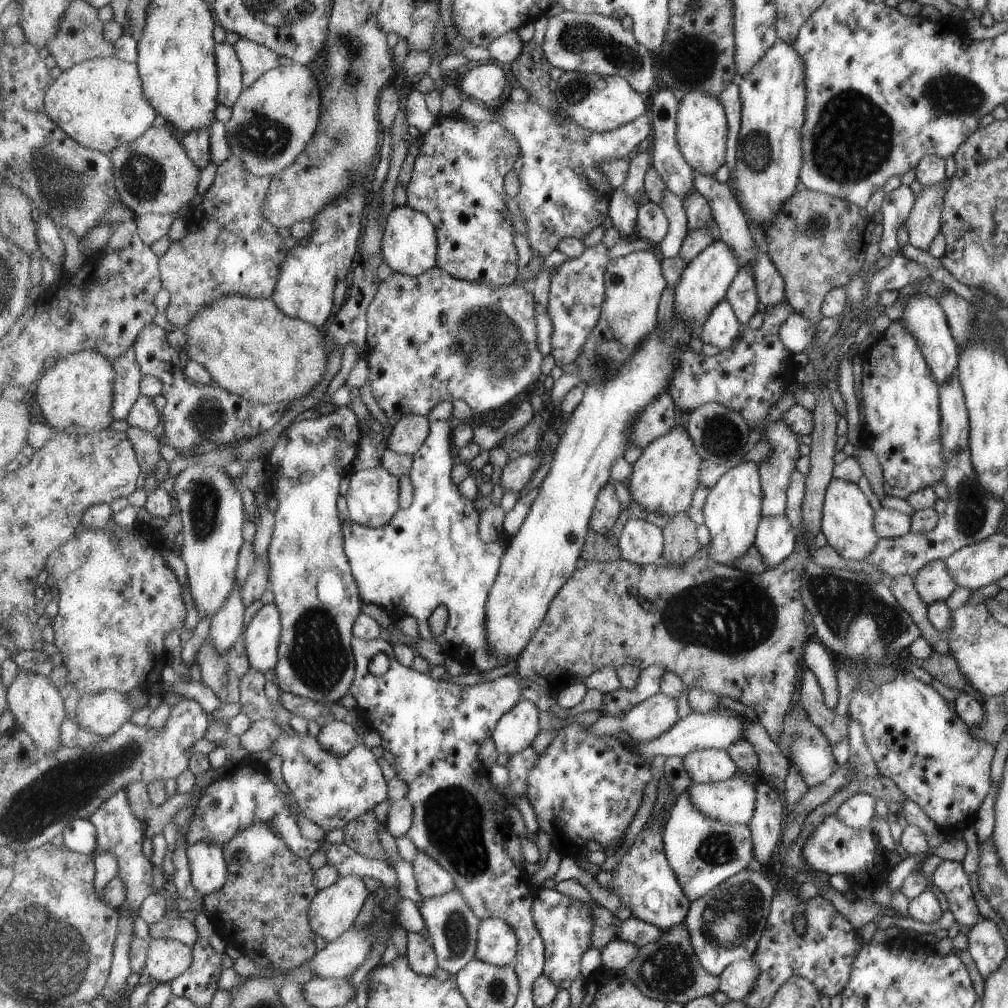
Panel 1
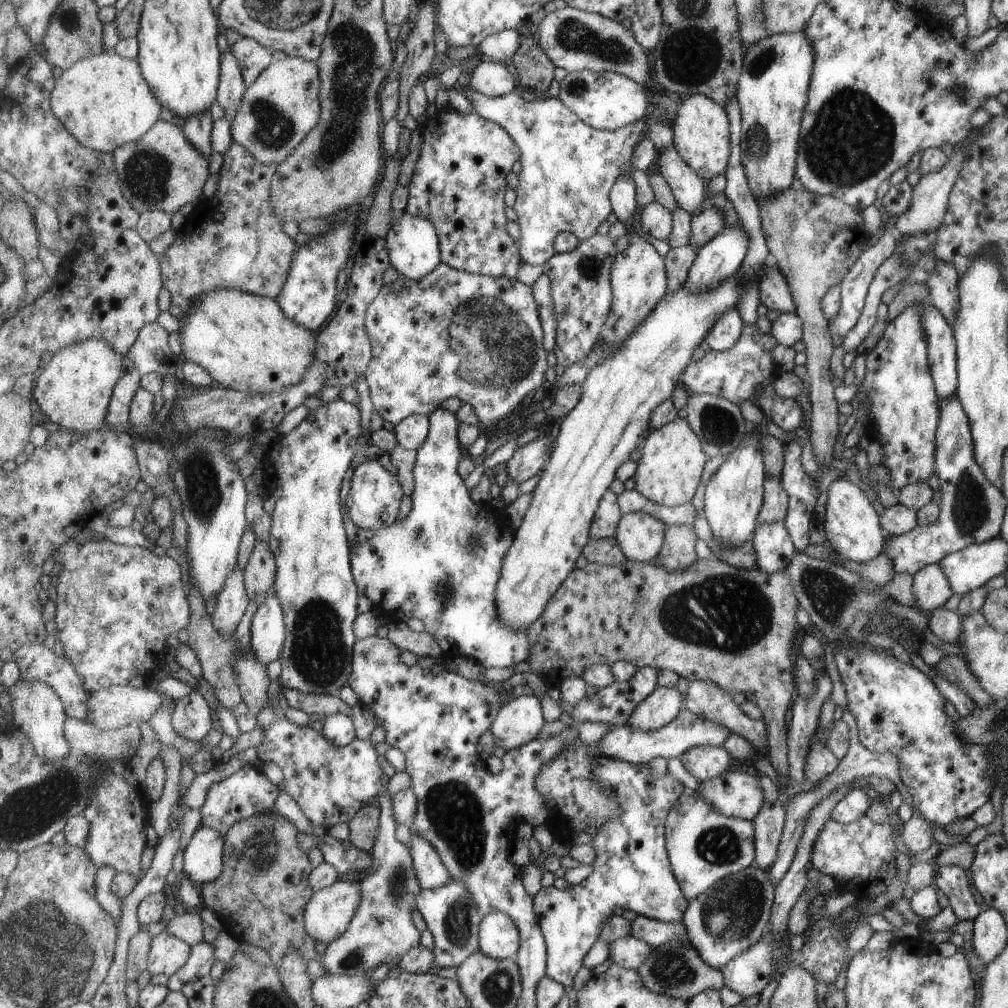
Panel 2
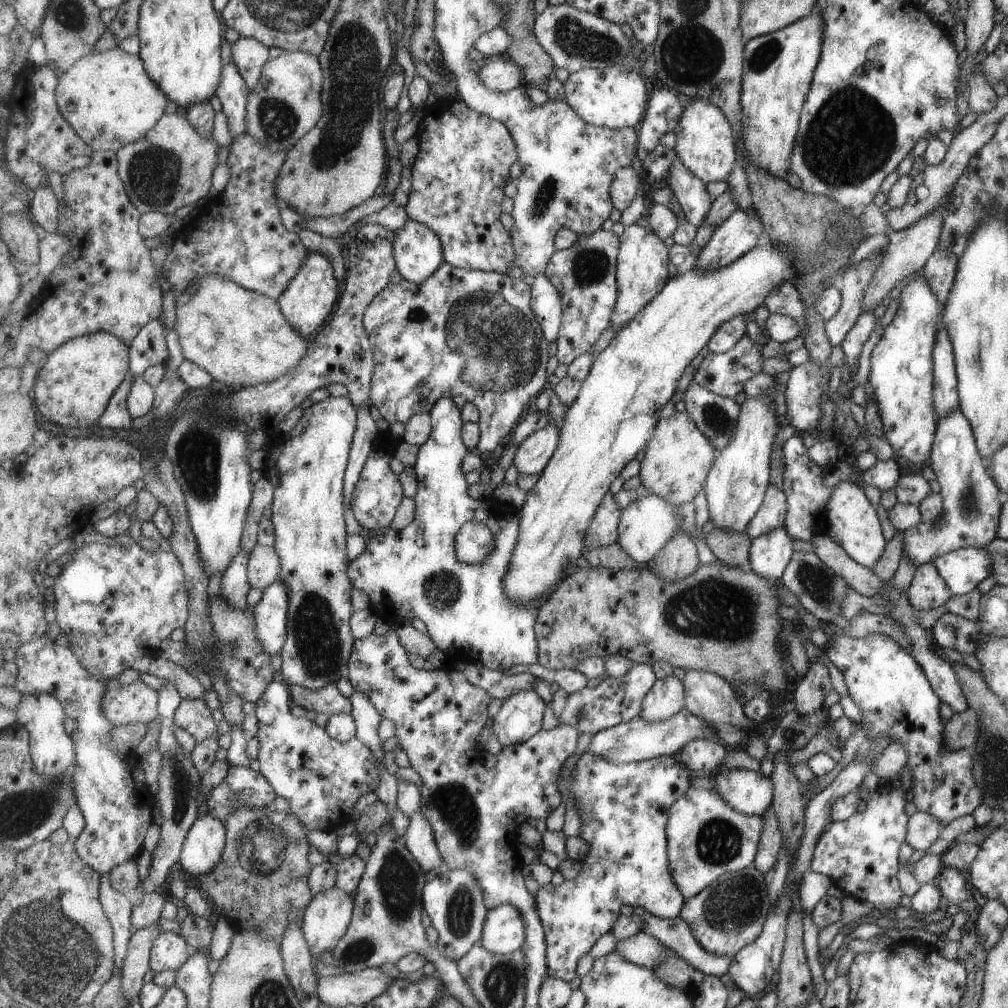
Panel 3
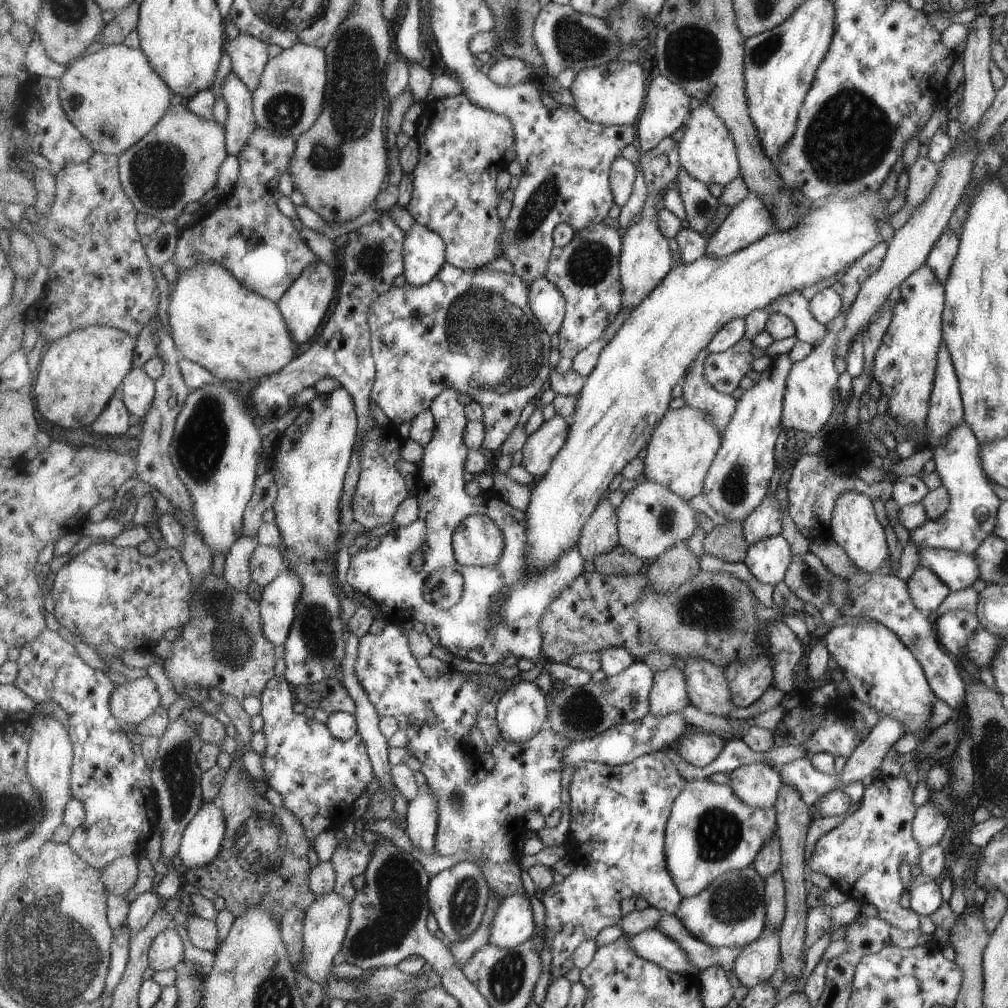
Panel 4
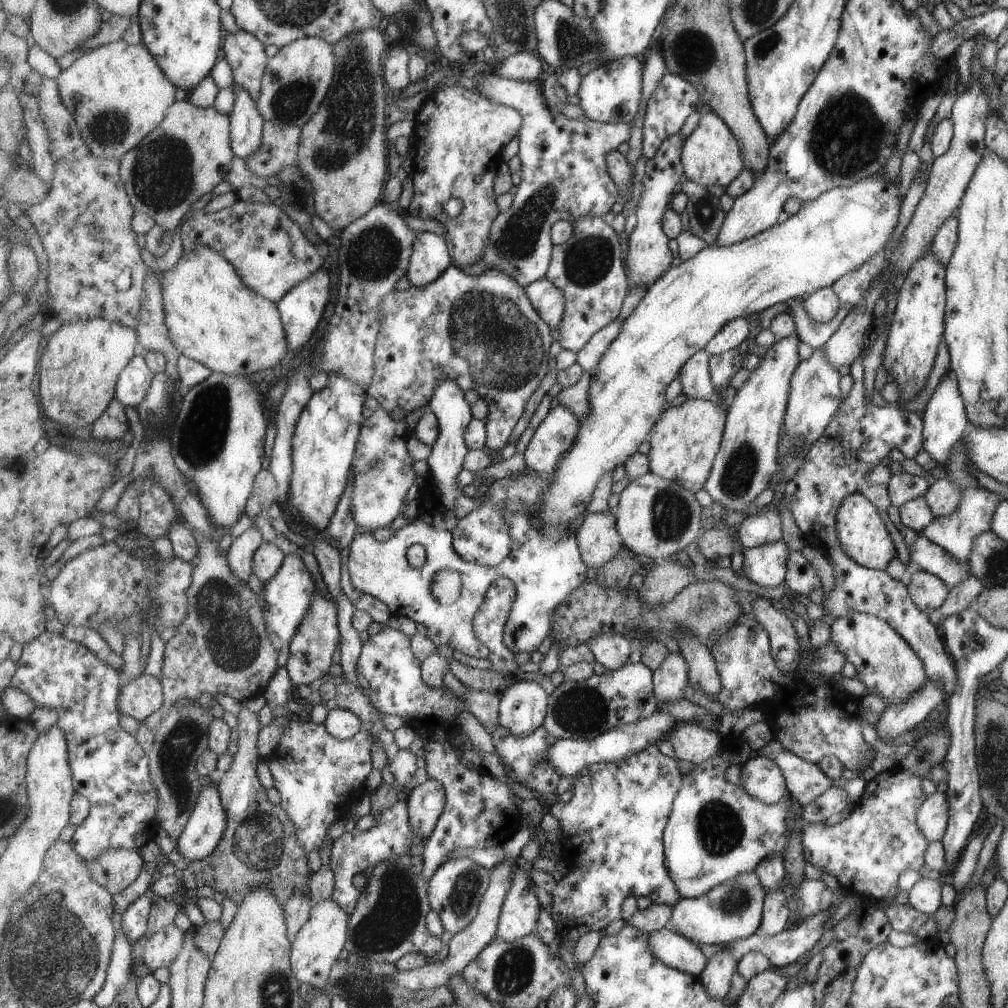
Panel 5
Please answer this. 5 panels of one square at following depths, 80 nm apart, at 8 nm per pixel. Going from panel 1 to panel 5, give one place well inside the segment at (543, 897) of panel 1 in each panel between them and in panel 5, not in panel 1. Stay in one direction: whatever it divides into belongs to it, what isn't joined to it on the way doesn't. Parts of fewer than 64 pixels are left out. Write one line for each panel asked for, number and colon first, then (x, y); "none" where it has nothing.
2: (633, 871)
3: (625, 808)
4: (619, 813)
5: (613, 827)

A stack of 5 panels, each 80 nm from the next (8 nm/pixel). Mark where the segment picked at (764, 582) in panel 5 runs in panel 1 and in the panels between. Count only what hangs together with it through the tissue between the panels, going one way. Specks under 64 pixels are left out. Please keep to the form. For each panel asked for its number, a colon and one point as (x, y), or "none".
1: (776, 539)
2: (774, 547)
3: (771, 553)
4: (767, 561)

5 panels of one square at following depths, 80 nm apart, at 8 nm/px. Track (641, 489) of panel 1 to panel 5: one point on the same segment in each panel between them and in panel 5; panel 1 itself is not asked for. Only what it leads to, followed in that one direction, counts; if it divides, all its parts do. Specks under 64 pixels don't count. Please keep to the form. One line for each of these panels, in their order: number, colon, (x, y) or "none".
2: (670, 468)
3: (678, 458)
4: (685, 444)
5: (685, 443)

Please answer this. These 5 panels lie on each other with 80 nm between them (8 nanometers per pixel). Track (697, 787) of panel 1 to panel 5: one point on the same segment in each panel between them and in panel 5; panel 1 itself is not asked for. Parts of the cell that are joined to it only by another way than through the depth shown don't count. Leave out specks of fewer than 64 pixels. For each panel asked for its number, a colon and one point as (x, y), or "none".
2: (739, 794)
3: (750, 792)
4: (758, 784)
5: (761, 777)

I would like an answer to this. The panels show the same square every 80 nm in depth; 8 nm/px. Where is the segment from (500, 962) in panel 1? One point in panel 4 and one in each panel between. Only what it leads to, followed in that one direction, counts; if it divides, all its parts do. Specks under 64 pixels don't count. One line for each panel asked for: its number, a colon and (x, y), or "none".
2: (500, 937)
3: (505, 930)
4: (514, 924)

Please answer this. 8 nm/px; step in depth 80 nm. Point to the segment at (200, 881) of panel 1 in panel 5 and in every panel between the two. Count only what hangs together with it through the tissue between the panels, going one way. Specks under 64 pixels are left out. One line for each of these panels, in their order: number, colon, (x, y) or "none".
2: (203, 857)
3: (203, 848)
4: (204, 837)
5: (208, 824)

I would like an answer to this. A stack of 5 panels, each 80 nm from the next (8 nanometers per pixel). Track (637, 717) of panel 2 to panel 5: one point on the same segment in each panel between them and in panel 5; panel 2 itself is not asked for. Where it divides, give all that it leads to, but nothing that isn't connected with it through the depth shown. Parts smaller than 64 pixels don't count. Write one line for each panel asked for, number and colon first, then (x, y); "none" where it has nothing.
3: (668, 696)
4: (670, 694)
5: (671, 679)

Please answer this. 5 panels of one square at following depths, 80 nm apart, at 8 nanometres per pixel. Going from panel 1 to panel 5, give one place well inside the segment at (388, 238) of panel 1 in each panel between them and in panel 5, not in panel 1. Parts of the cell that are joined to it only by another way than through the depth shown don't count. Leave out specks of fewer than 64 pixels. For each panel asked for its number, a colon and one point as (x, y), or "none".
2: (415, 250)
3: (419, 250)
4: (425, 251)
5: (431, 258)

